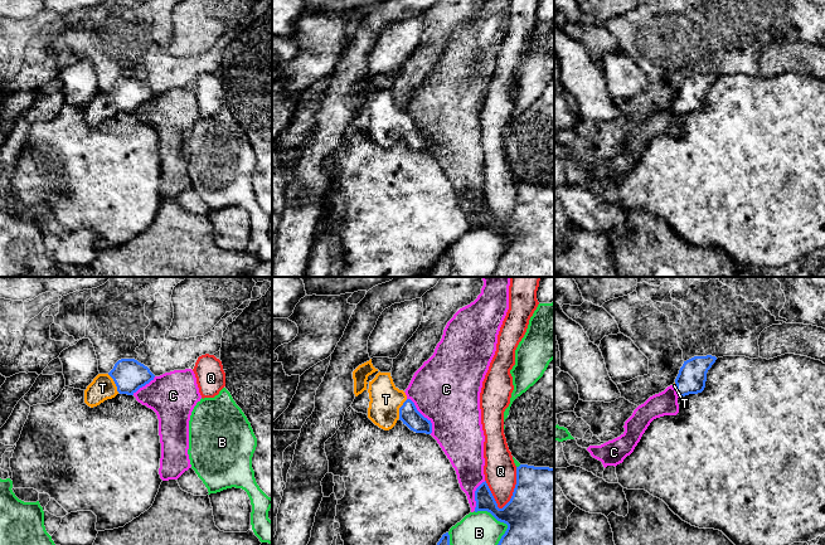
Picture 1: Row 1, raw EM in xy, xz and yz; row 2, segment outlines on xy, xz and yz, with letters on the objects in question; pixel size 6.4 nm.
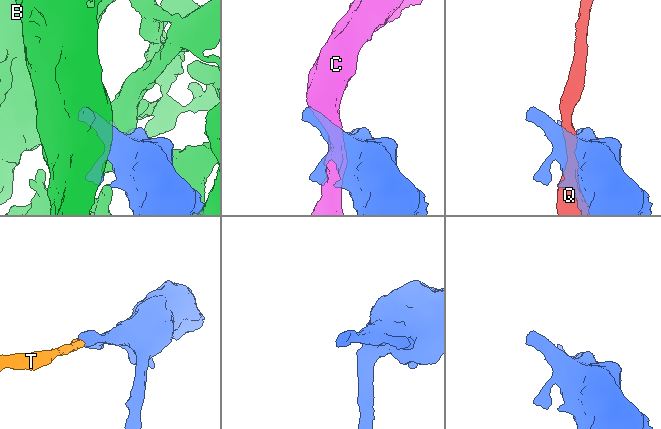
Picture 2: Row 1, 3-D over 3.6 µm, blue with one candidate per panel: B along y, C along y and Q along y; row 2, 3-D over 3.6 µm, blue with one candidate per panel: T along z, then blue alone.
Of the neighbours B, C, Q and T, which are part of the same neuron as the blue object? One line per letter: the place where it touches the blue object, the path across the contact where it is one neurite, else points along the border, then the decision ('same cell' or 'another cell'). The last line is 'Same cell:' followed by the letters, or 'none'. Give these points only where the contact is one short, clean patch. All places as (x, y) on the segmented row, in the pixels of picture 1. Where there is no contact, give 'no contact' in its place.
B: meets blue in xz at (500, 521); another cell
C: meets blue in xz at (422, 415); another cell
Q: meets blue in xz at (514, 488); another cell
T: meets blue in xz at (399, 409); runs through xz (408, 414), (399, 409), (386, 399); same cell
Same cell: T

